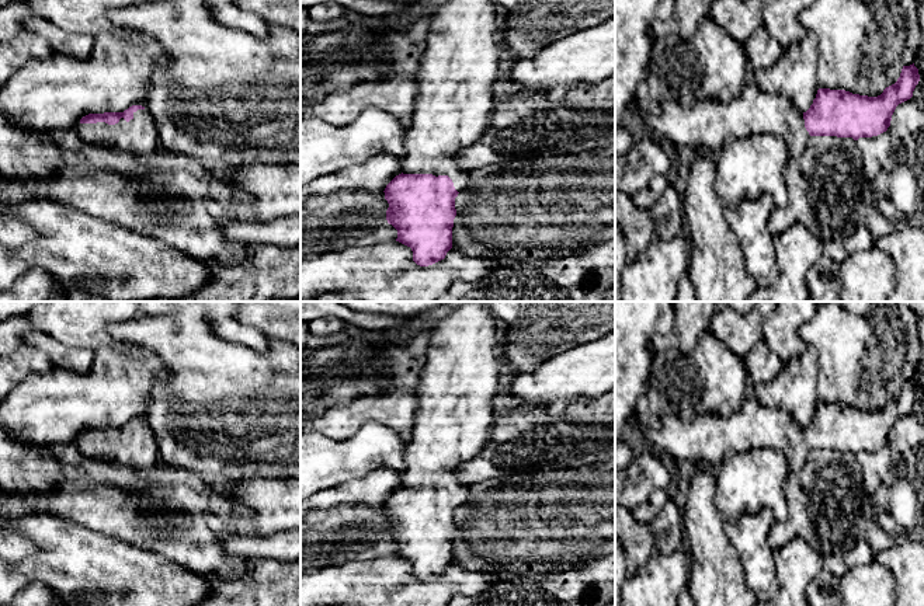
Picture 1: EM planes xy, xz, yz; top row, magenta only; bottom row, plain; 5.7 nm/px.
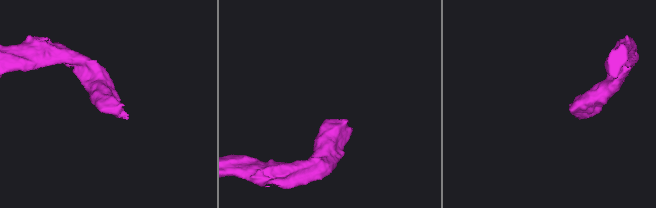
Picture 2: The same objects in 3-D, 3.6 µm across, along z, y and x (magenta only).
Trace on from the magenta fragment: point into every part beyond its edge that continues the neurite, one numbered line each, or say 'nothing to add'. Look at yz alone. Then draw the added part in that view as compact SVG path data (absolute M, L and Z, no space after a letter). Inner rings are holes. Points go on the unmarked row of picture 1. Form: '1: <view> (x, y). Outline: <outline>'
1: yz (704, 441). Outline: M748 398L727 418L702 414L685 421L664 414L647 428L635 417L629 422L645 435L649 447L695 466L716 467L729 452L772 449L786 457L792 473L799 473L812 452L803 426L786 411Z

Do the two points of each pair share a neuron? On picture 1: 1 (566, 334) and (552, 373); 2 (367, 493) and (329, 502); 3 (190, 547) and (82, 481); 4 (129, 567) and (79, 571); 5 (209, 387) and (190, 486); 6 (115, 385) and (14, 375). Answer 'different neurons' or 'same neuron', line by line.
1: different neurons
2: same neuron
3: same neuron
4: same neuron
5: different neurons
6: different neurons

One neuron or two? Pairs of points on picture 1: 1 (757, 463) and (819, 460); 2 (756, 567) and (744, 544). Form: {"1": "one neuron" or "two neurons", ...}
{"1": "two neurons", "2": "one neuron"}

